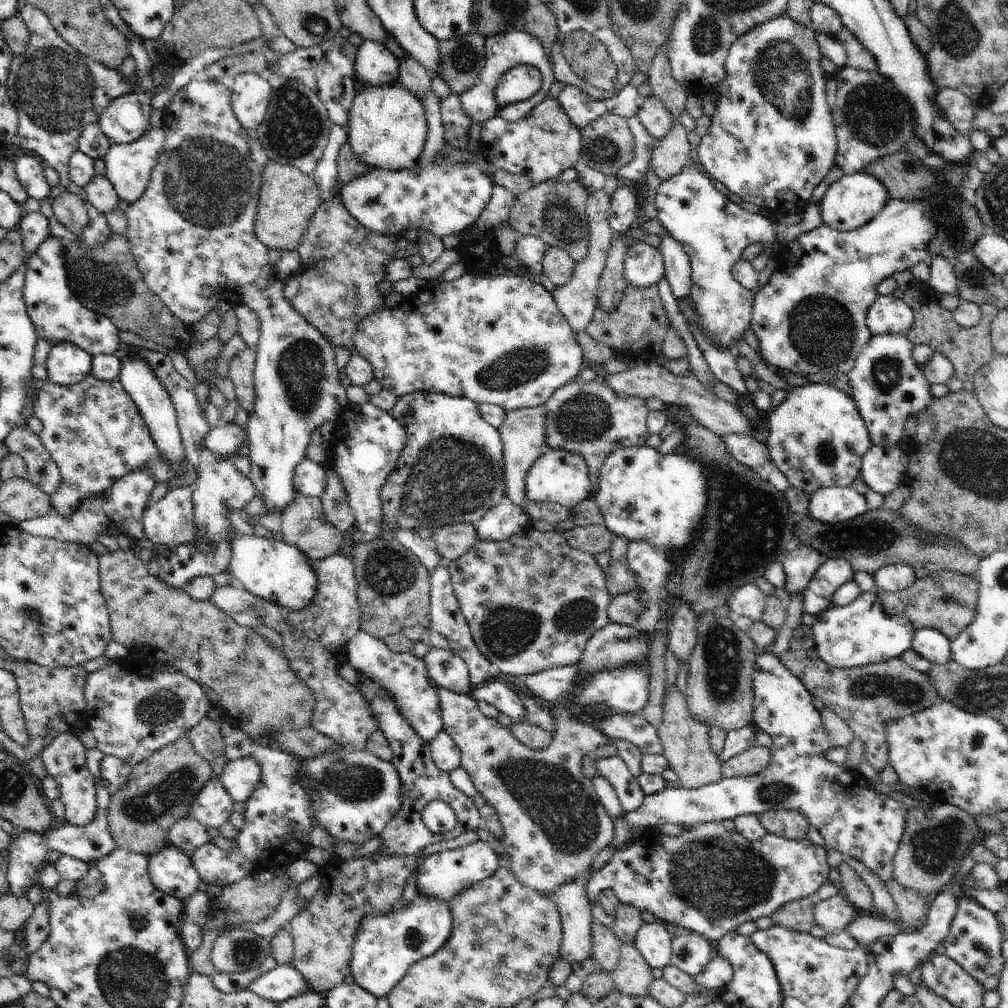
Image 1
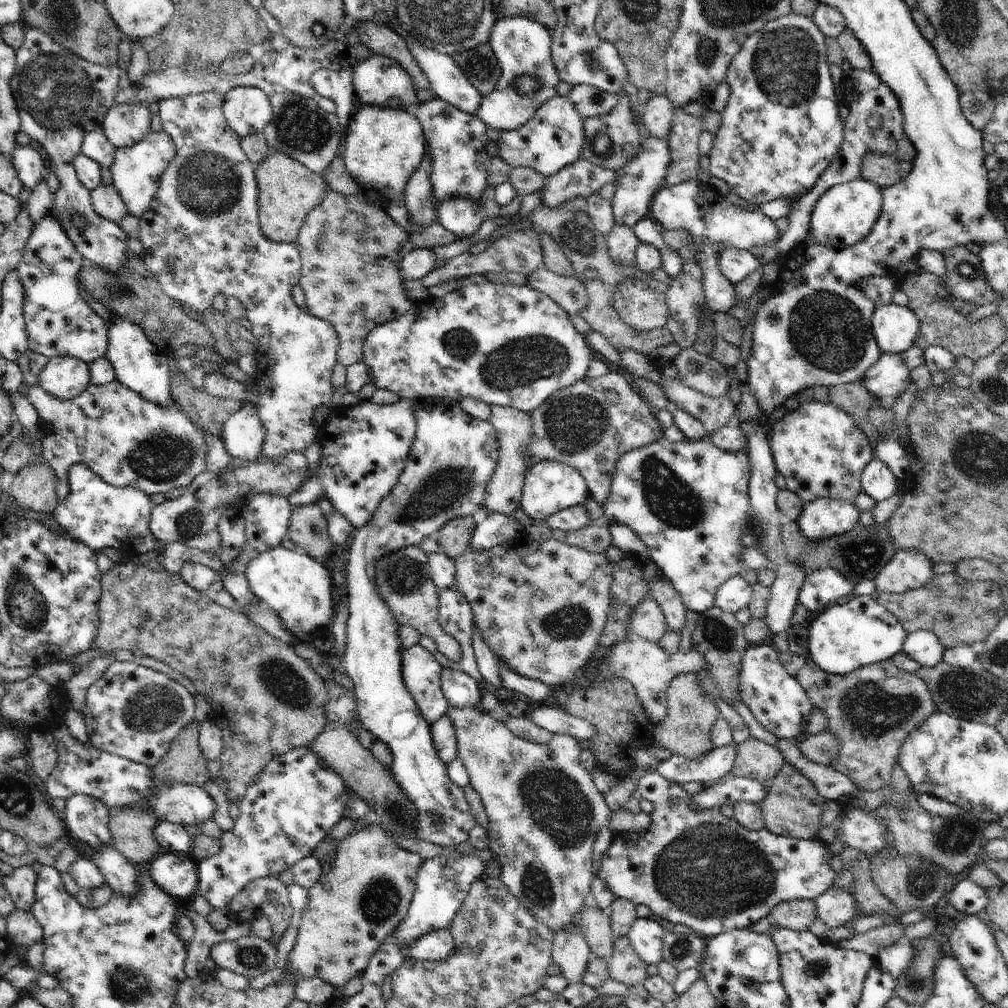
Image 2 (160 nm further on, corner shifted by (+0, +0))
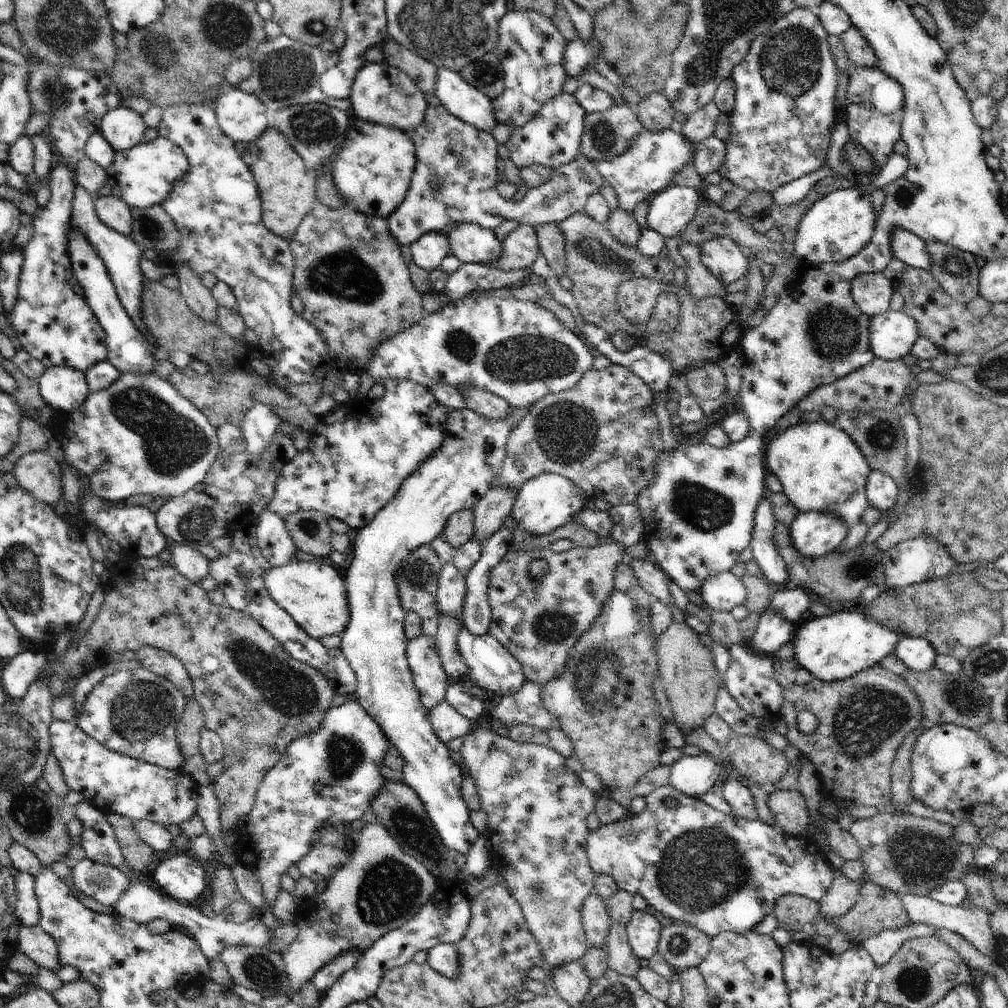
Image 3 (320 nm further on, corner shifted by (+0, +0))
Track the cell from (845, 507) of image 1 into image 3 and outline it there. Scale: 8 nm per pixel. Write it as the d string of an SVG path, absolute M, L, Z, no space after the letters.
M798 513L789 526L794 548L806 558L817 559L832 553L849 532L846 520L826 513Z

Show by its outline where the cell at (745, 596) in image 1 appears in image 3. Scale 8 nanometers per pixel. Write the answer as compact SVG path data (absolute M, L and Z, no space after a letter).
M722 571L714 577L708 577L699 592L706 608L710 611L728 611L743 604L747 595L746 587L740 578L731 571Z

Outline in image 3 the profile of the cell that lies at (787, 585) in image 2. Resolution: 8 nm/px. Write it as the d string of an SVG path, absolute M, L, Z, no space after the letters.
M764 612L748 644L756 653L775 655L777 650L792 640L795 631L796 626L779 613Z

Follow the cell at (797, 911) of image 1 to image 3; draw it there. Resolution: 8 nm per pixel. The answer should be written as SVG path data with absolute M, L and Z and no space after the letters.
M787 894L781 896L773 910L779 926L788 932L798 932L806 922L812 922L819 912L821 904L802 895Z

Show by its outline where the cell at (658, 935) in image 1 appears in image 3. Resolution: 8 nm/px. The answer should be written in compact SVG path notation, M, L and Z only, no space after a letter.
M634 911L625 927L634 954L647 961L657 951L662 932L660 922L650 912Z

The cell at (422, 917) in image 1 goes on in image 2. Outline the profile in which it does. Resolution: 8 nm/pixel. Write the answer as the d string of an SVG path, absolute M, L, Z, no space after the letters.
M450 930L433 931L418 939L410 947L402 949L405 956L416 961L432 963L445 961L455 949L453 934Z

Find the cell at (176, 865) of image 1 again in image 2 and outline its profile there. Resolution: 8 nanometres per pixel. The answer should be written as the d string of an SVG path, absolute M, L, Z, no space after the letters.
M167 852L150 863L148 874L162 892L186 902L197 893L198 860L190 854Z

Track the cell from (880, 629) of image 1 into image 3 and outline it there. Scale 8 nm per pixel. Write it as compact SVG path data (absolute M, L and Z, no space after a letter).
M859 604L849 611L834 612L827 617L808 617L798 626L792 636L794 658L810 674L824 682L841 681L864 669L878 664L893 652L900 636L869 618L867 610Z

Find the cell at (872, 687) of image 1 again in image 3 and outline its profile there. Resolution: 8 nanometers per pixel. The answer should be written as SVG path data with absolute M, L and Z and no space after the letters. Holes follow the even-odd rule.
M795 658L776 661L773 675L781 684L784 700L782 710L777 716L786 722L789 743L798 748L817 769L821 782L821 798L828 804L840 804L848 808L855 804L881 809L890 805L891 766L897 750L904 737L924 721L917 694L914 694L904 679L876 664L853 677L824 682L800 666ZM802 710L809 710L818 718L818 728L810 735L798 731L796 725L796 714Z

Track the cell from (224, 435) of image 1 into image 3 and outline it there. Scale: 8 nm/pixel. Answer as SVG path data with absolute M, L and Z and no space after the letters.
M256 403L246 414L240 426L247 442L246 452L256 453L263 451L270 439L280 430L282 419L270 405Z

